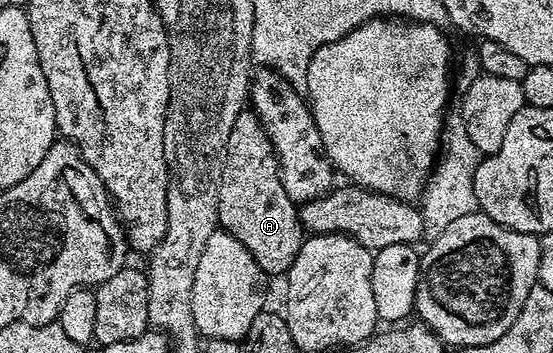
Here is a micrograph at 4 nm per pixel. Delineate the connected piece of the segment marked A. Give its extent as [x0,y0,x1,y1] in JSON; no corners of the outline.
[219,109,305,277]

